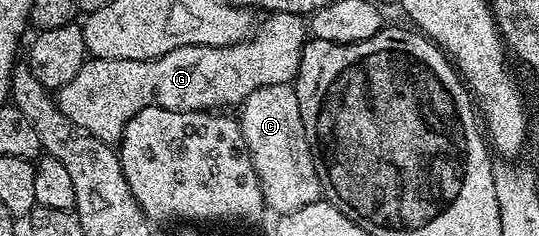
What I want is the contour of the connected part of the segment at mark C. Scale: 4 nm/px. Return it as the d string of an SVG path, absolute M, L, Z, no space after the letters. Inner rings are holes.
M290 83L271 84L251 92L249 99L240 107L239 121L243 140L261 181L266 207L272 213L274 210L274 215L299 212L299 208L307 208L307 204L322 197L317 160L299 116L296 89Z

